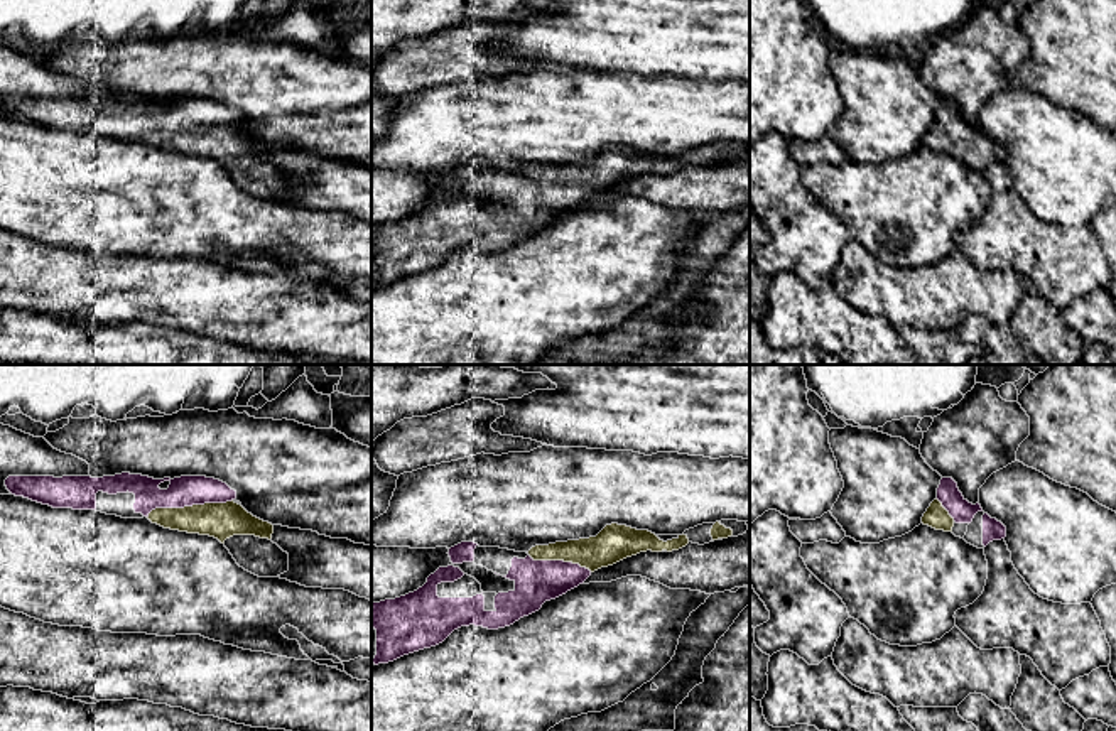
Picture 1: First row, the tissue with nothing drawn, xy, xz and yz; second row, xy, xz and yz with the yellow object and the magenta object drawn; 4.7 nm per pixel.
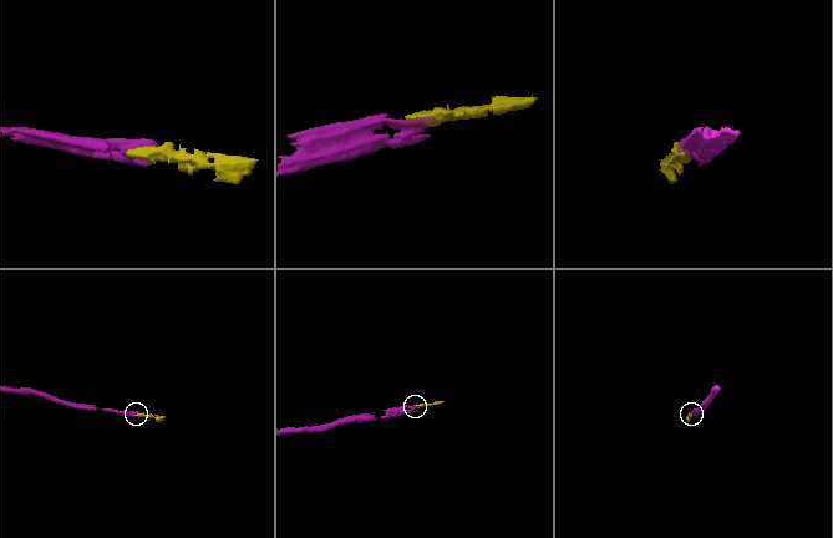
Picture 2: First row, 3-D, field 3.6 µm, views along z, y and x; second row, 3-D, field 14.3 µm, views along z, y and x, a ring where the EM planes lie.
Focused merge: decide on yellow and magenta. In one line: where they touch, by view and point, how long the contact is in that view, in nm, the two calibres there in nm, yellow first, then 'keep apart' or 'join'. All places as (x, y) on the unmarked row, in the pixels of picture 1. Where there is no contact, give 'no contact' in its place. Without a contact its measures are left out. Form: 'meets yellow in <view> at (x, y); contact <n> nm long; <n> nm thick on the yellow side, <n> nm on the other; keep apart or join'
meets yellow in xy at (188, 129); contact 420 nm long; 180 nm thick on the yellow side, 140 nm on the other; join

